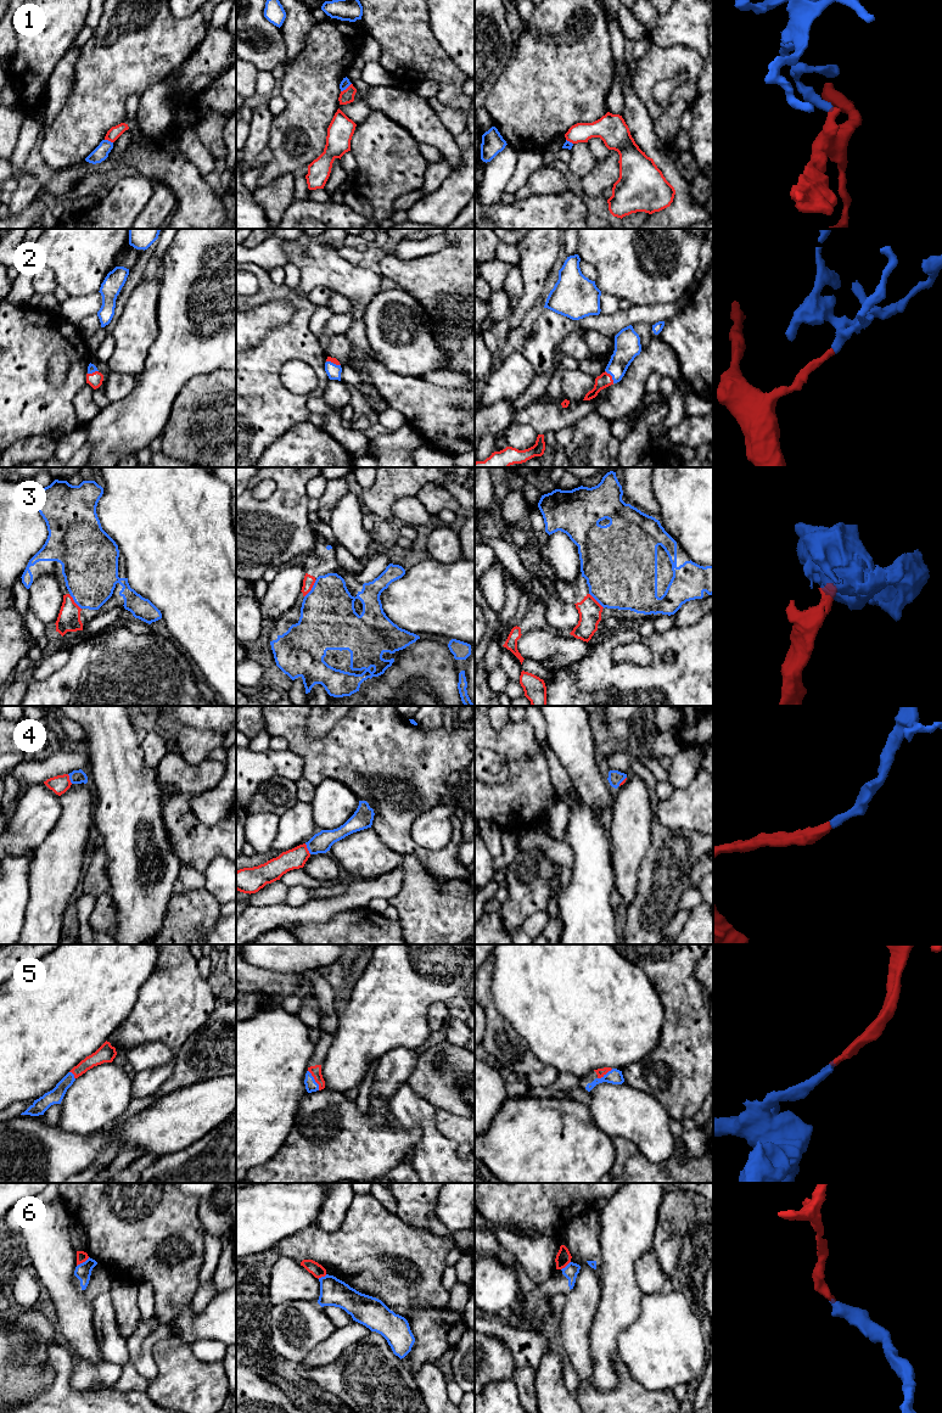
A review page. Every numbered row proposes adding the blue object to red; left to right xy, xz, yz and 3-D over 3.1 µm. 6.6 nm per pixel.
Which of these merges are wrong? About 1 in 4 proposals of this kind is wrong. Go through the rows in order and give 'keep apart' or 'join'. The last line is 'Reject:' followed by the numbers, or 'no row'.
1: keep apart
2: join
3: join
4: join
5: join
6: keep apart
Reject: 1, 6

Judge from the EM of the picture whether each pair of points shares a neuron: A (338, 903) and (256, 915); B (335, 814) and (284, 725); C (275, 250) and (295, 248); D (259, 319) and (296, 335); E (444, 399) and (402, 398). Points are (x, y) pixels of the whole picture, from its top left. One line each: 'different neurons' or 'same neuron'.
A: same neuron
B: different neurons
C: different neurons
D: different neurons
E: same neuron

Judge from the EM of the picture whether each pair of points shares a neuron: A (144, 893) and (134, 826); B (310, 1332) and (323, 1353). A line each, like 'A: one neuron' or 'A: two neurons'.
A: one neuron
B: two neurons

